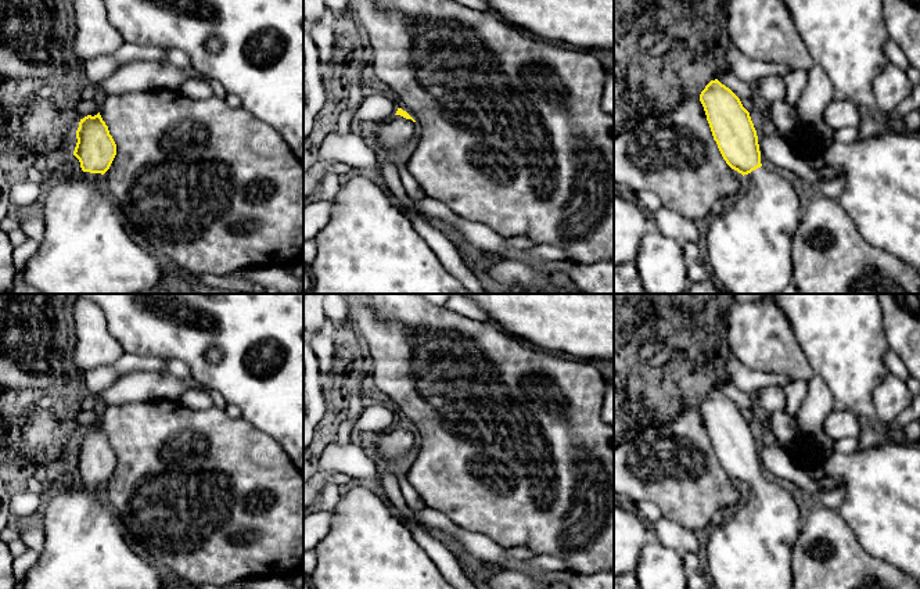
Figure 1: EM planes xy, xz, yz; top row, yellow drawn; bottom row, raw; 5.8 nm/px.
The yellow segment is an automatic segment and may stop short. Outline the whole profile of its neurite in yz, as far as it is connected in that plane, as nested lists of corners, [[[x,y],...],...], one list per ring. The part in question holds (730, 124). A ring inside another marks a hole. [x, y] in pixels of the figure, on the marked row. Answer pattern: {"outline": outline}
{"outline": [[[718,79],[711,80],[700,101],[723,159],[745,179],[744,190],[708,227],[707,251],[712,272],[727,294],[781,294],[794,283],[794,237],[805,205],[787,179],[762,166],[750,112],[729,87]]]}

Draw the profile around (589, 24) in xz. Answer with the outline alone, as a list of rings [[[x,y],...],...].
[[[485,0],[504,22],[547,42],[614,51],[614,0]]]

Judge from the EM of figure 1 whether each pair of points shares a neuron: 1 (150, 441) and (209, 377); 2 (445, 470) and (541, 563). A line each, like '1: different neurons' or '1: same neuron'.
1: different neurons
2: different neurons

